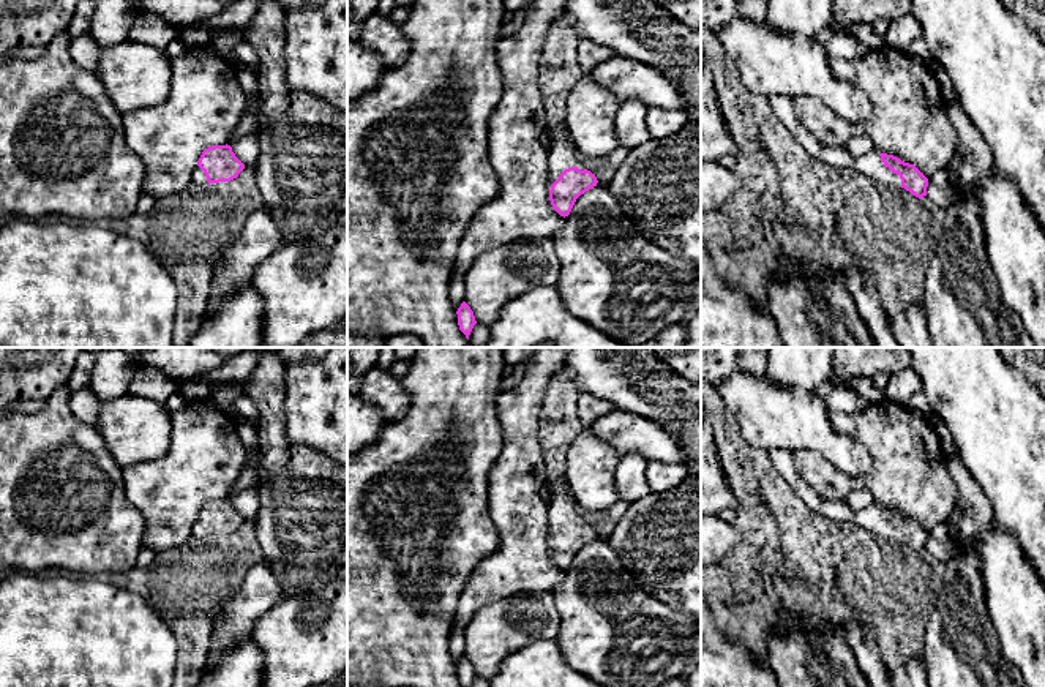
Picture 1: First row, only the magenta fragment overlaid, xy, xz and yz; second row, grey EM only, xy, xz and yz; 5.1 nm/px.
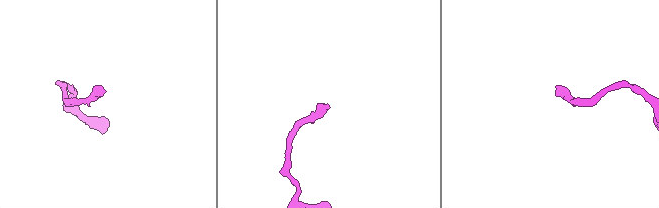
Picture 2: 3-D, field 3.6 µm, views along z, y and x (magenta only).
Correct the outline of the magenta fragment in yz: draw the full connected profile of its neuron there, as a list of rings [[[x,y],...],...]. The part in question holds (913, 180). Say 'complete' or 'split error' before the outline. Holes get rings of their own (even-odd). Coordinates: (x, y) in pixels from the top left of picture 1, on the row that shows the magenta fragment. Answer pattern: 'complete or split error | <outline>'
split error | [[[772,95],[770,104],[780,122],[813,160],[832,167],[848,167],[851,171],[857,171],[873,183],[886,185],[890,190],[905,188],[919,199],[927,196],[928,178],[914,164],[905,163],[893,155],[879,153],[875,148],[856,158],[846,150],[846,147],[830,147],[821,144],[797,120],[792,96]]]

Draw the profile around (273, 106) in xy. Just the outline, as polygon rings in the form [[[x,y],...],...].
[[[262,0],[257,17],[238,30],[260,58],[260,152],[254,175],[262,202],[270,208],[283,243],[317,238],[347,210],[347,112],[317,95],[287,88],[286,16],[278,0]]]

